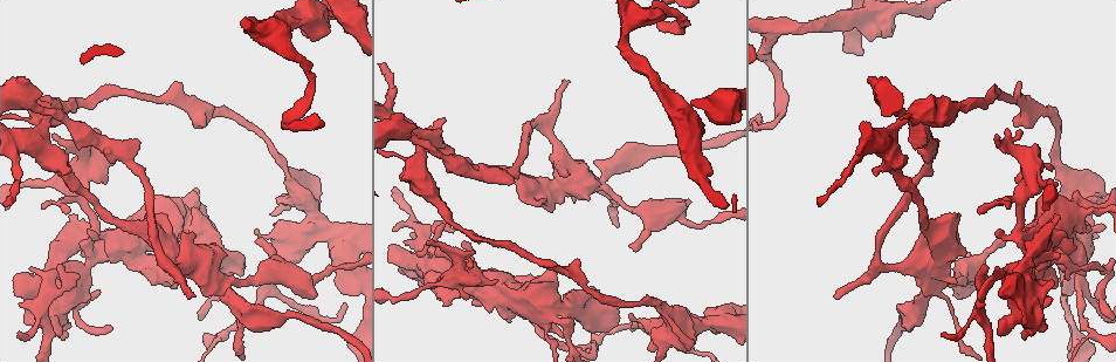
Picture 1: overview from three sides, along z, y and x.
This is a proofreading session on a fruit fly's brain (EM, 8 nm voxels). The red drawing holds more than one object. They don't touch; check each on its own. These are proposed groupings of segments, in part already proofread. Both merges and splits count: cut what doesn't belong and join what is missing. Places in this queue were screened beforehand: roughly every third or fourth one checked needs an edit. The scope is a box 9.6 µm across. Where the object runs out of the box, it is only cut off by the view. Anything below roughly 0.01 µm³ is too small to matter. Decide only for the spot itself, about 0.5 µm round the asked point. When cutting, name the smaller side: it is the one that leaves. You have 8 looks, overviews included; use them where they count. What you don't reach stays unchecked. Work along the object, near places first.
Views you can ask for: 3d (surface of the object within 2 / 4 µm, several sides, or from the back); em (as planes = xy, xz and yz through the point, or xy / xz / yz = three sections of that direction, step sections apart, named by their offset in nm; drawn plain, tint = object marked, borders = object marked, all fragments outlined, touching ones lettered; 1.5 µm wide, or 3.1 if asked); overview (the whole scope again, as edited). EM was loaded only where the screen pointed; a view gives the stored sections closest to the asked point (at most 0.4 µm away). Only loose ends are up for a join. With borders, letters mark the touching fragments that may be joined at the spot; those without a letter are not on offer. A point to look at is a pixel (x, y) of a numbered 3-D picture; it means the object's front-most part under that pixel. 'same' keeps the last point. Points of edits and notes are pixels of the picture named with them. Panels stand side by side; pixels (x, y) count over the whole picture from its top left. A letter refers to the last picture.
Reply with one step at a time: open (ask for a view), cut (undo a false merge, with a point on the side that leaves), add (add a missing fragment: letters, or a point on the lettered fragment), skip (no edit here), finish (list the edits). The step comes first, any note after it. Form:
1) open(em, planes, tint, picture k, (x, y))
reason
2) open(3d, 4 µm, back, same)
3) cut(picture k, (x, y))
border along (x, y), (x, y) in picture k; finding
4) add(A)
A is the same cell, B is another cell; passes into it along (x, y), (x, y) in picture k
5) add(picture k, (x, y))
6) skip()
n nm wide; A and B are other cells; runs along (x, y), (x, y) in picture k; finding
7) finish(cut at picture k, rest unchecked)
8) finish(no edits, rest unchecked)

open(em, planes, tint, picture 1, (1022, 325))
branch stops here

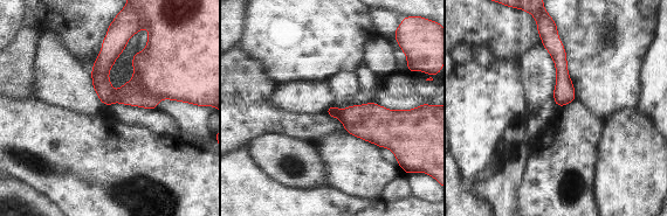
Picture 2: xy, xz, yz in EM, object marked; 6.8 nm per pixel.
open(em, planes, borders, same)
what lies round it

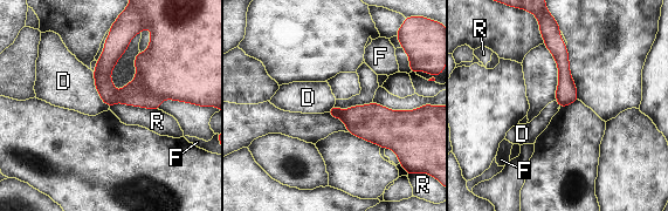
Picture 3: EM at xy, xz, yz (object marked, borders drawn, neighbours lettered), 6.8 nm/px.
skip()
D, F and R are other cells; runs along (553, 36), (564, 72), (563, 103) in picture 3; none of them fits

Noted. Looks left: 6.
open(em, planes, borders, picture 1, (496, 280))

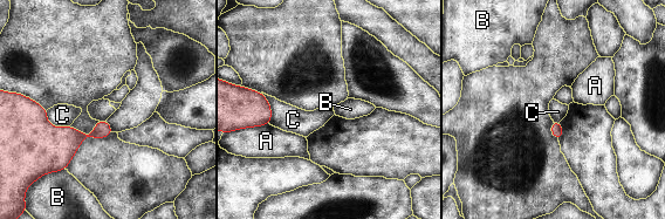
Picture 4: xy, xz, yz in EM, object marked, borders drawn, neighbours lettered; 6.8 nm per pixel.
skip()
A, B and C are other cells; border along (64, 168), (43, 173), (39, 178) in picture 4; none of them fits

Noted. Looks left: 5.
open(em, planes, plain, picture 1, (426, 243))
branch stops here

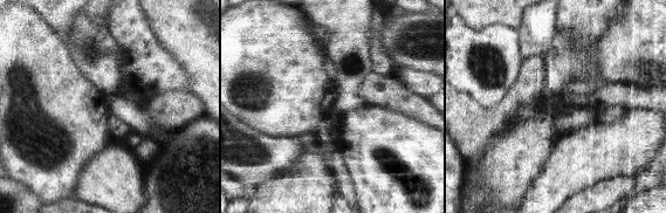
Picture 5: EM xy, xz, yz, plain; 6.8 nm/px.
open(em, planes, borders, same)

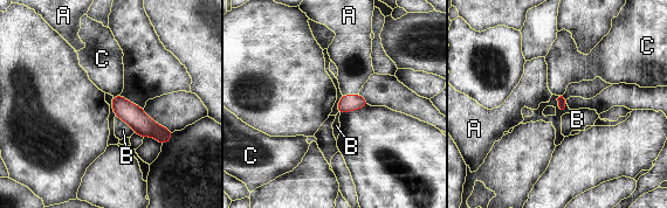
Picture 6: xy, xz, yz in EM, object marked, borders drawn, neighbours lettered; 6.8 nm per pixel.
skip()
A, B and C are other cells; border along (119, 94), (112, 96) in picture 6; no lettered fragment goes on from it

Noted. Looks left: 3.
finish(no edits, rest unchecked)

